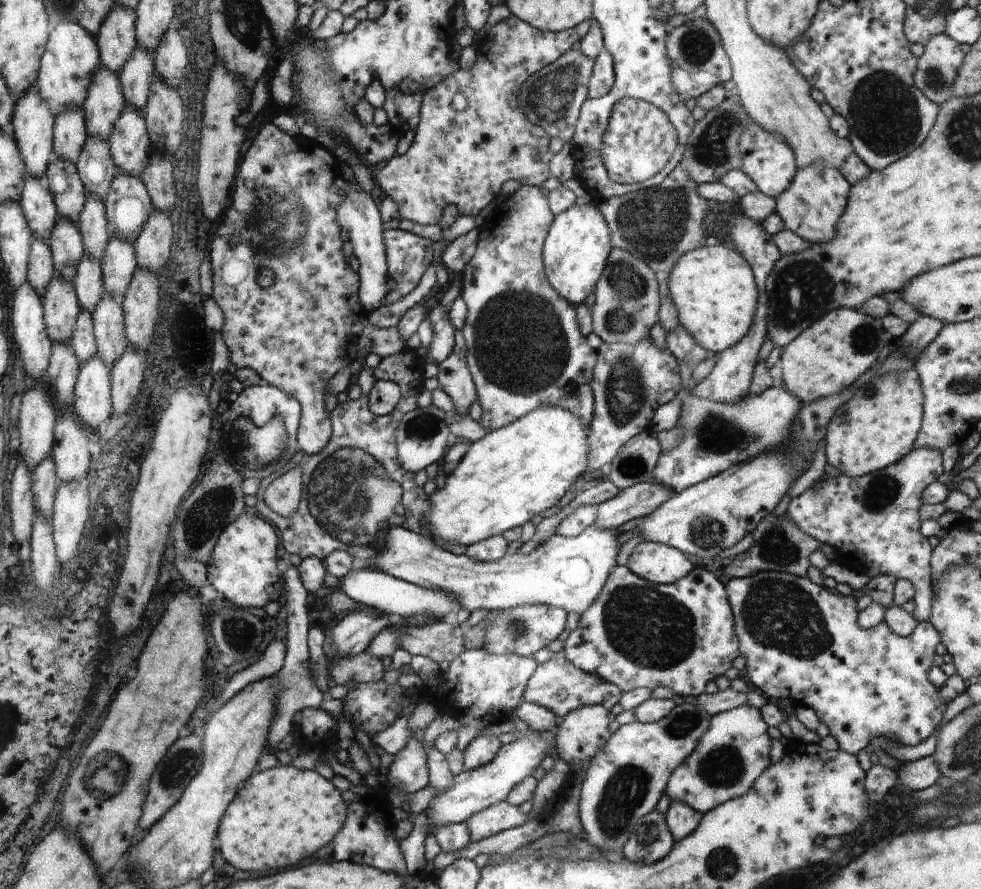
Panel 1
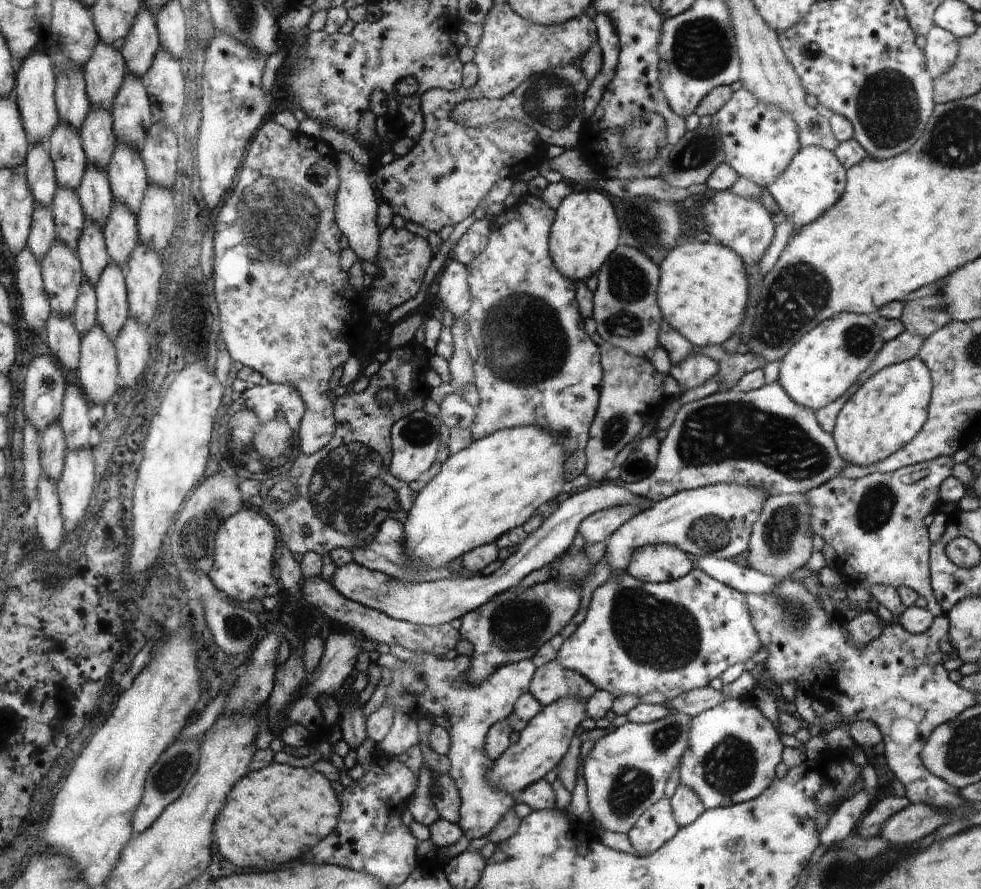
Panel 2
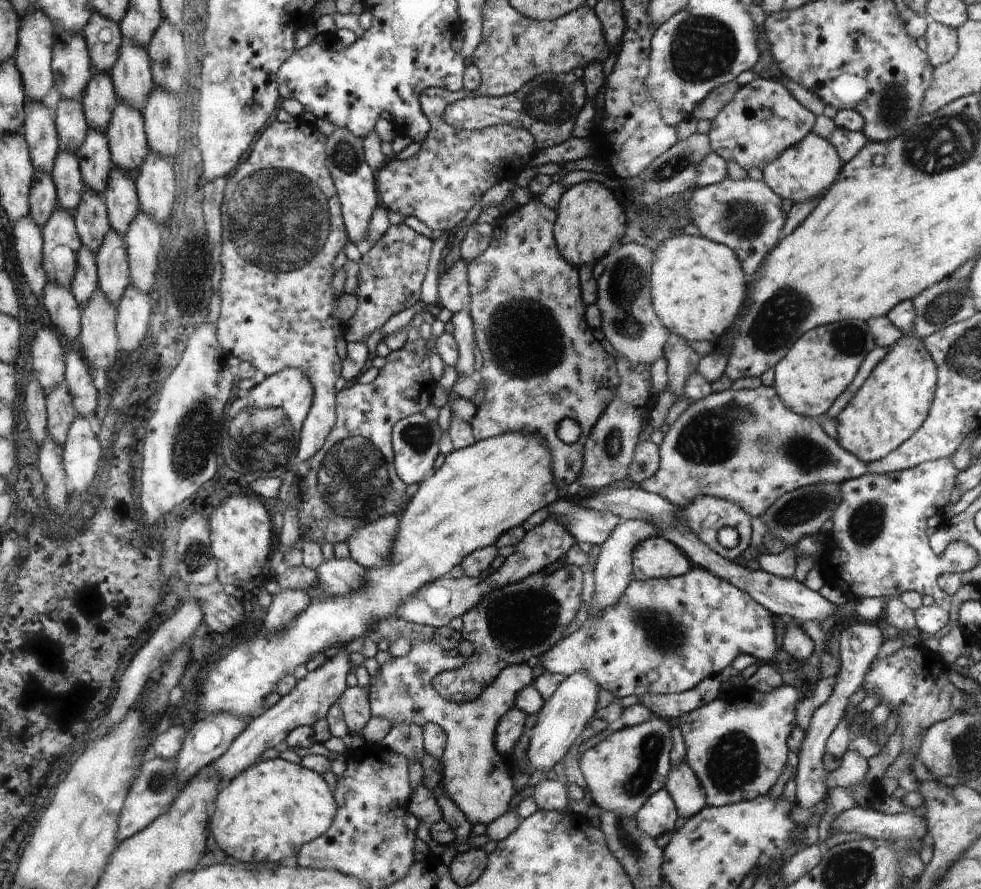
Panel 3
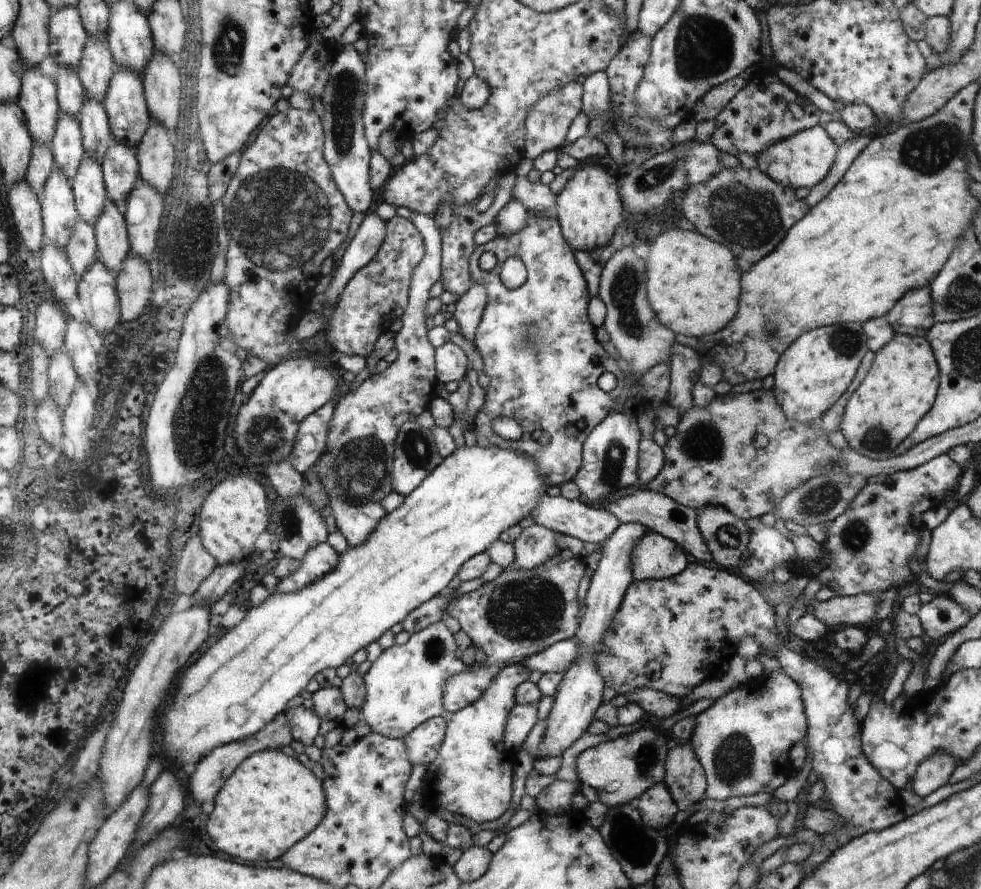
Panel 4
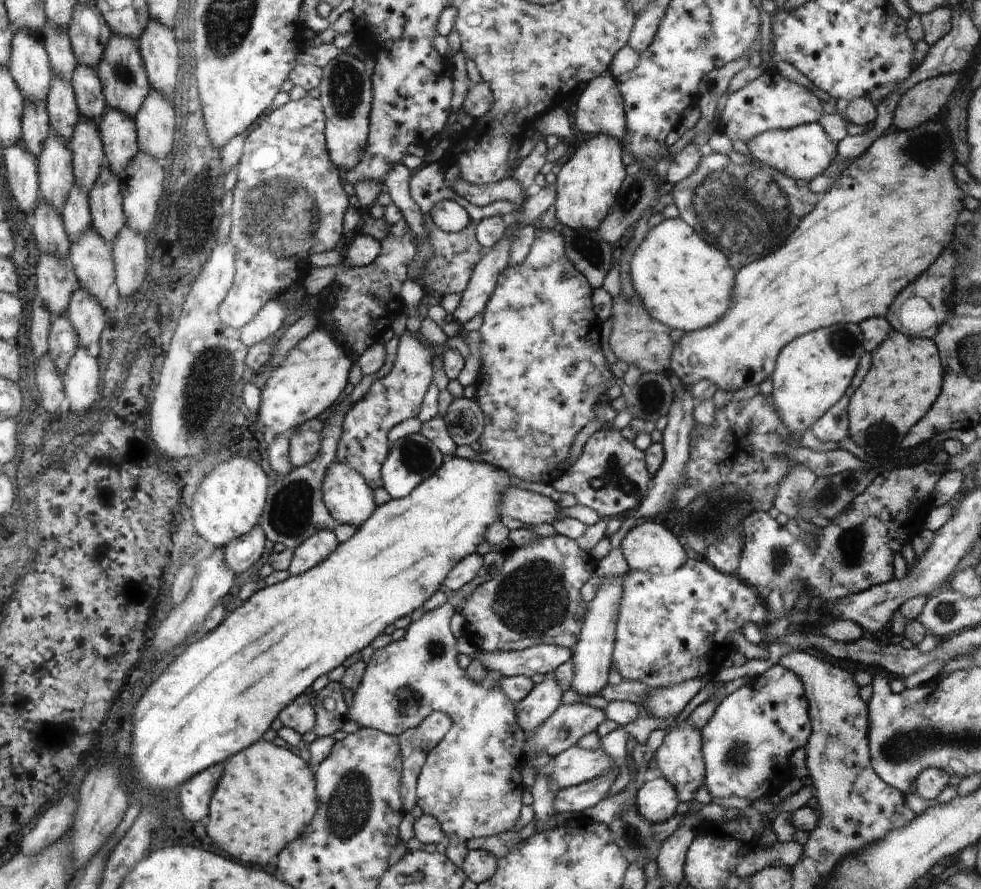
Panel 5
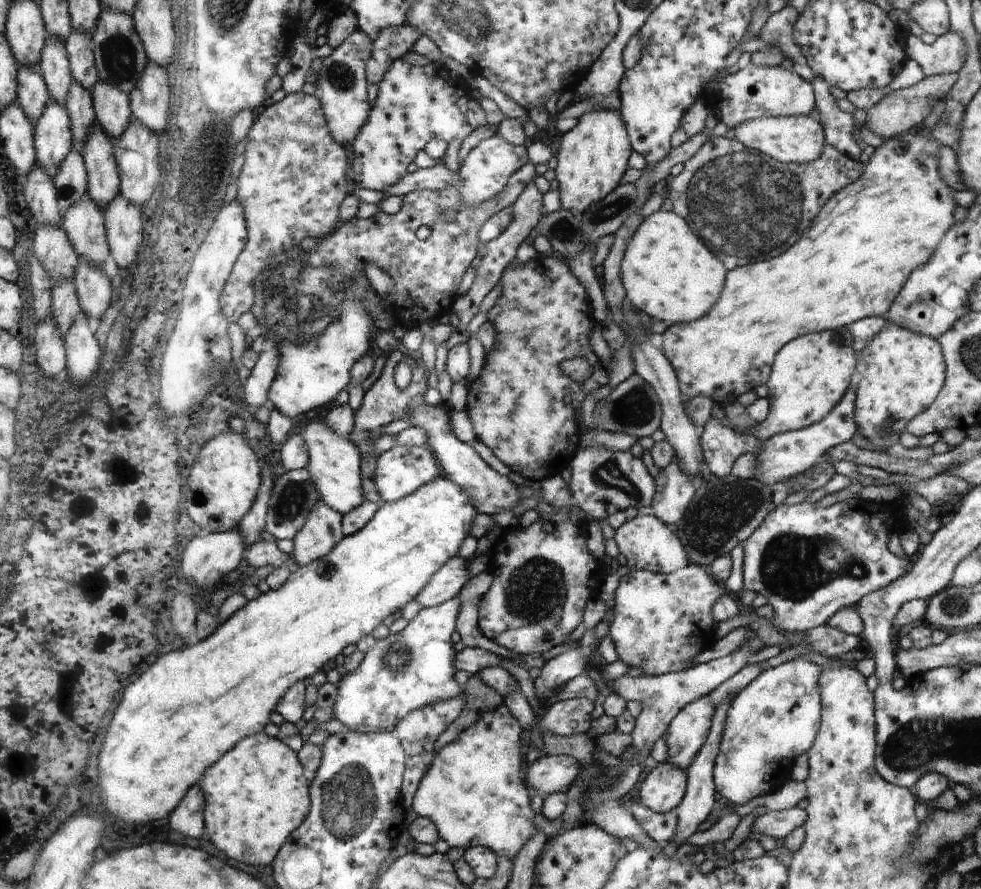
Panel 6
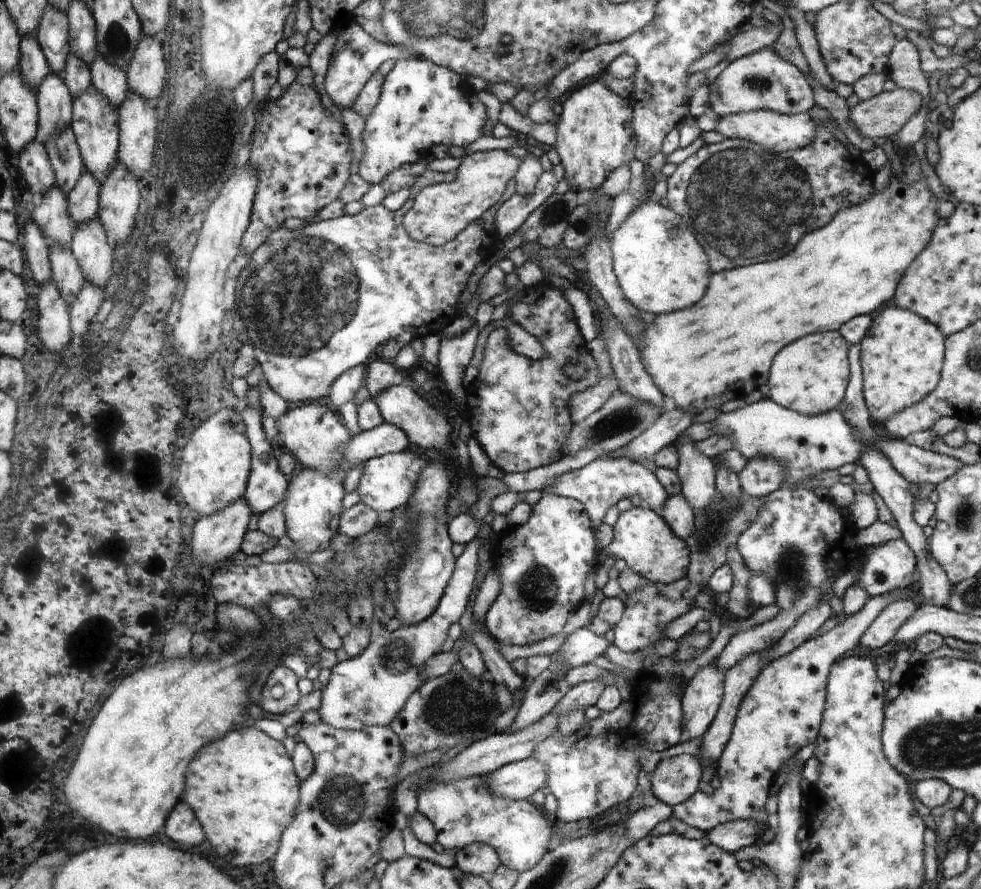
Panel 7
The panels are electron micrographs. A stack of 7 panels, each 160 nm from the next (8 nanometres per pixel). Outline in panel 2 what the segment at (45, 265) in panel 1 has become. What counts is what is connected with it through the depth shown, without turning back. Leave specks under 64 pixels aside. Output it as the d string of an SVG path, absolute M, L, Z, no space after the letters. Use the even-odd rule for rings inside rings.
M36 205L36 212L32 215L32 224L28 238L28 248L38 260L45 258L53 248L56 233L53 221L52 206Z

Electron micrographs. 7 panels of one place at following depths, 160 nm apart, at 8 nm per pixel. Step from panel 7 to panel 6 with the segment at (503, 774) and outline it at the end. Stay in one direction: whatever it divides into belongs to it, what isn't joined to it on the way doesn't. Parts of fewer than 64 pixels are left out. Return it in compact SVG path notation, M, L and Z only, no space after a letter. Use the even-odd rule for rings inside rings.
M542 754L533 764L527 764L526 776L540 795L566 793L578 776L579 766L573 756Z

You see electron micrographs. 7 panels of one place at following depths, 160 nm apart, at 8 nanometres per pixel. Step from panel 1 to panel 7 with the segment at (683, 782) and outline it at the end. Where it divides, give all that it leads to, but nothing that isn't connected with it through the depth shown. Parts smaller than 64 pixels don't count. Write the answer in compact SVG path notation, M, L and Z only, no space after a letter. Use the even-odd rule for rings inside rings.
M907 587L886 595L869 597L860 612L851 617L845 617L844 622L840 622L830 631L817 638L808 639L791 653L762 667L756 680L754 680L740 703L734 728L726 748L719 758L716 772L720 780L720 787L711 796L706 795L701 790L696 791L686 802L671 807L673 816L678 818L678 820L682 820L682 822L686 822L688 826L703 830L705 833L722 823L756 819L757 823L762 823L765 826L757 838L758 841L766 831L766 826L768 826L768 815L764 806L766 800L768 800L769 787L774 781L774 776L780 772L789 759L792 759L797 754L797 751L817 740L819 726L823 721L827 680L832 665L838 659L844 657L846 652L856 648L856 645L861 642L862 635L866 632L866 629L892 601L899 597L900 599L910 599L912 598L911 596L912 591Z

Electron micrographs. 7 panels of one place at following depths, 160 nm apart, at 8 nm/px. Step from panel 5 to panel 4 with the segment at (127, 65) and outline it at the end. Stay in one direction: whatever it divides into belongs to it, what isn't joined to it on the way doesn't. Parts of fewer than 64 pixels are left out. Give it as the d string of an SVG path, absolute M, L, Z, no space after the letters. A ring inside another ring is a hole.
M115 66L113 78L109 84L109 90L102 102L105 105L105 111L108 113L109 120L112 123L113 136L134 148L134 150L141 144L141 140L150 127L152 120L147 109L143 80L140 74L132 69Z

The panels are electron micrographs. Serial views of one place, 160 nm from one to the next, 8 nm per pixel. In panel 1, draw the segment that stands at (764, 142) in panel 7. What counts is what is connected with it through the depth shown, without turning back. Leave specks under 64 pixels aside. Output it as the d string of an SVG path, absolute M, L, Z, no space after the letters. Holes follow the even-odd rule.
M806 166L806 168L797 168L790 186L775 199L775 212L784 221L787 230L798 234L808 244L830 242L834 238L834 228L836 228L842 212L846 210L850 186L846 178L842 176L842 172L838 168L834 168L834 166Z

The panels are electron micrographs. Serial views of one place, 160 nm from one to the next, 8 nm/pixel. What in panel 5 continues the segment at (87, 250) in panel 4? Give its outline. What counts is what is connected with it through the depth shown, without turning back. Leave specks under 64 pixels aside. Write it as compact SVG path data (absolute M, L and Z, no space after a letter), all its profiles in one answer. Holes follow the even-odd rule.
M75 180L73 190L61 210L61 219L71 243L79 241L81 236L91 229L92 215L87 196Z

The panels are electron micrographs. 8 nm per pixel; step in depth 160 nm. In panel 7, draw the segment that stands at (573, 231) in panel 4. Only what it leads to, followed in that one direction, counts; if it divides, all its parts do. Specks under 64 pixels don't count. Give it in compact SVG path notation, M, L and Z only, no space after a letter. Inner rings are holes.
M599 78L574 90L562 108L553 148L560 156L564 178L568 180L573 193L596 190L610 172L628 165L634 158L634 146L637 144L634 140L632 108L628 106L628 99L613 93Z

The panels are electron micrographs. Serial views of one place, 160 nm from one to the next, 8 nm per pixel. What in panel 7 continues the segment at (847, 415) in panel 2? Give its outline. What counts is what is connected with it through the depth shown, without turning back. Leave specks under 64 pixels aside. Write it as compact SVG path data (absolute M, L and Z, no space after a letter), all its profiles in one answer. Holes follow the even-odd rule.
M890 303L877 312L860 343L863 395L874 426L928 396L940 380L945 337L935 324Z

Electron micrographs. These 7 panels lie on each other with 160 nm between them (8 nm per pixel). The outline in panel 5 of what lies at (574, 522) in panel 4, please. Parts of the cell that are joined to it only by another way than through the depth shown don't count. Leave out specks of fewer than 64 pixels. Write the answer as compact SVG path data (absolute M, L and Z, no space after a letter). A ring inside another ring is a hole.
M514 487L505 493L501 501L501 518L510 516L520 520L526 527L551 524L565 518L559 503L545 495Z

